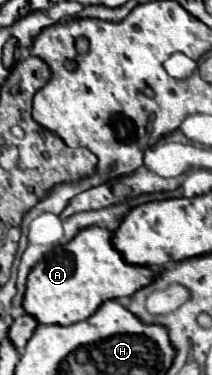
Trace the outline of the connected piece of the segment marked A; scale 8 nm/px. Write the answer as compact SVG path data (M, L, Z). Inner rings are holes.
M99 226L81 230L71 242L55 246L41 262L37 262L29 276L23 296L25 314L33 316L37 324L69 326L87 320L103 302L131 296L135 290L147 286L155 272L143 266L131 266L111 246L111 232Z

